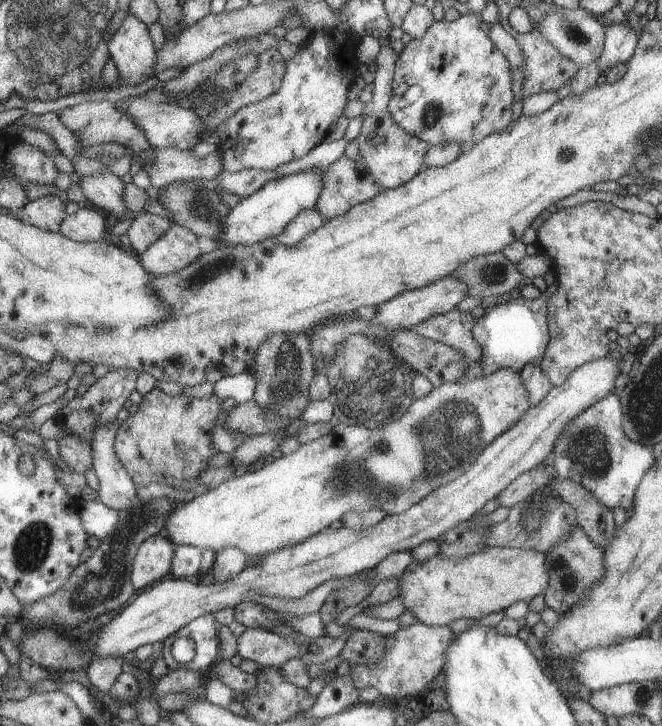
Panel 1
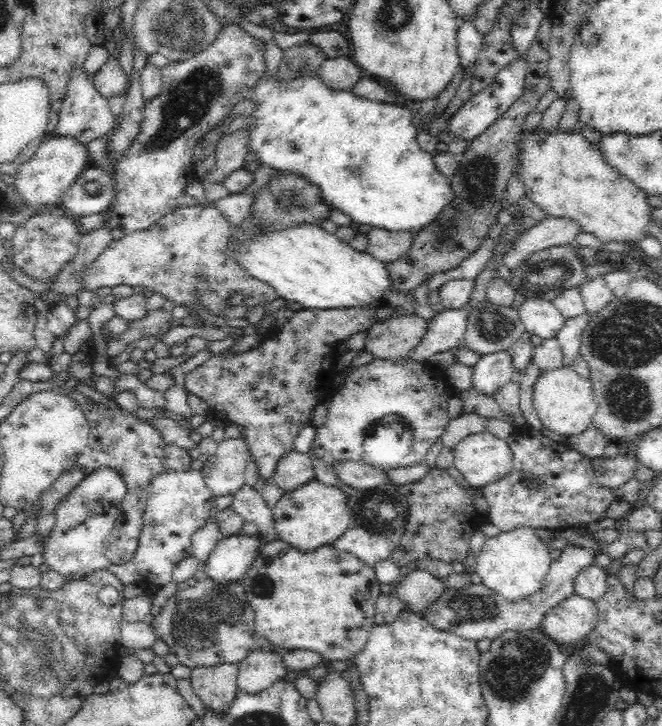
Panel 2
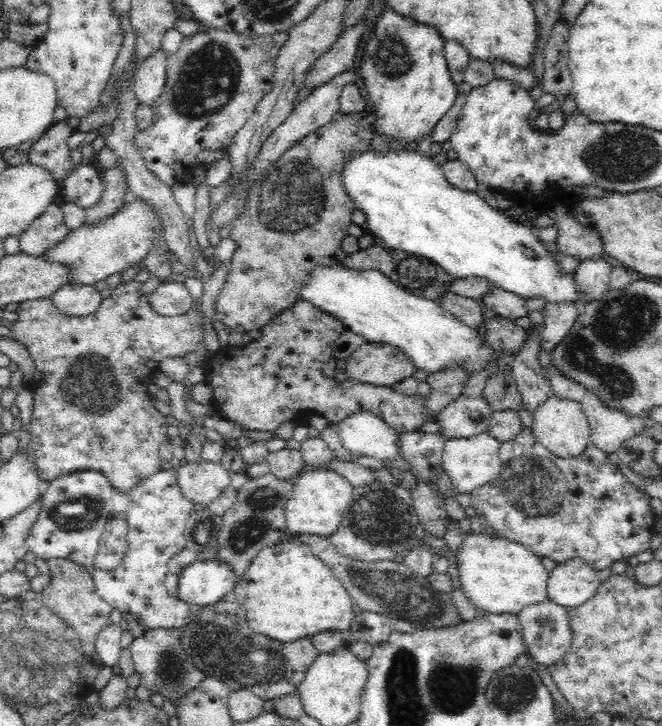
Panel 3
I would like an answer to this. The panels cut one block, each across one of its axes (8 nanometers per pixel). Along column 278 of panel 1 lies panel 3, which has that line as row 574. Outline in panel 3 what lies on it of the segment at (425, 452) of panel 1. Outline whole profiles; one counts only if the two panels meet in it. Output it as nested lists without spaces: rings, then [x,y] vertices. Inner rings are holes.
[[[481,532],[466,533],[458,548],[458,554],[452,556],[456,562],[456,572],[460,589],[476,609],[493,615],[517,613],[528,605],[540,604],[547,599],[547,580],[549,571],[544,569],[540,558],[526,549],[523,544],[509,541],[504,537],[494,537]]]

